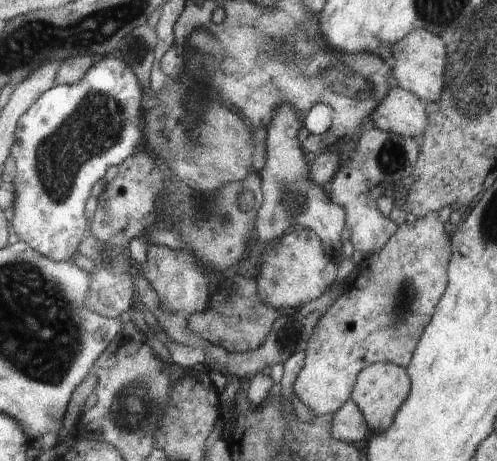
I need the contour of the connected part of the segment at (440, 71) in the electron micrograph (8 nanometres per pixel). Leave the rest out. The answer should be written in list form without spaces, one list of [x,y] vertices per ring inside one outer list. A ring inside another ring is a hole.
[[[415,29],[392,45],[392,54],[395,70],[393,78],[396,84],[412,91],[424,102],[439,103],[445,90],[444,66],[447,66],[444,42],[426,29]]]

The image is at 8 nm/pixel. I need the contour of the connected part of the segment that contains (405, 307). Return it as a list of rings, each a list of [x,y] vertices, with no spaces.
[[[440,211],[418,218],[411,224],[400,225],[380,252],[361,256],[353,284],[327,308],[315,326],[293,386],[296,398],[313,410],[316,419],[331,417],[350,400],[358,373],[368,365],[381,362],[407,368],[420,335],[447,290],[450,262],[450,238],[444,232]]]

